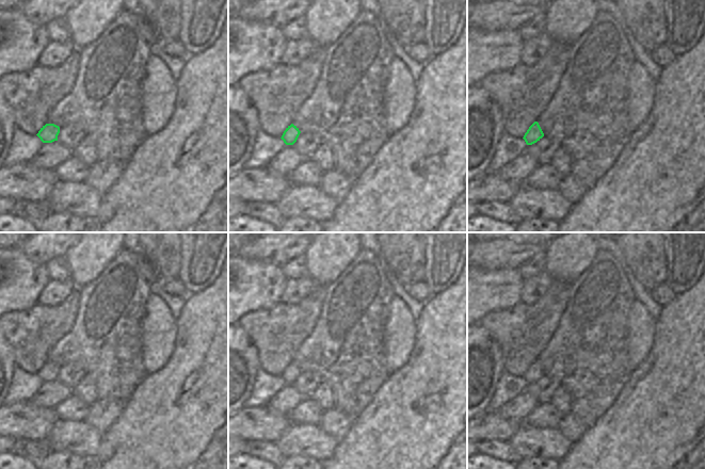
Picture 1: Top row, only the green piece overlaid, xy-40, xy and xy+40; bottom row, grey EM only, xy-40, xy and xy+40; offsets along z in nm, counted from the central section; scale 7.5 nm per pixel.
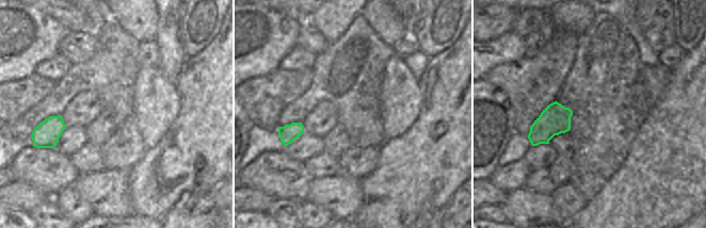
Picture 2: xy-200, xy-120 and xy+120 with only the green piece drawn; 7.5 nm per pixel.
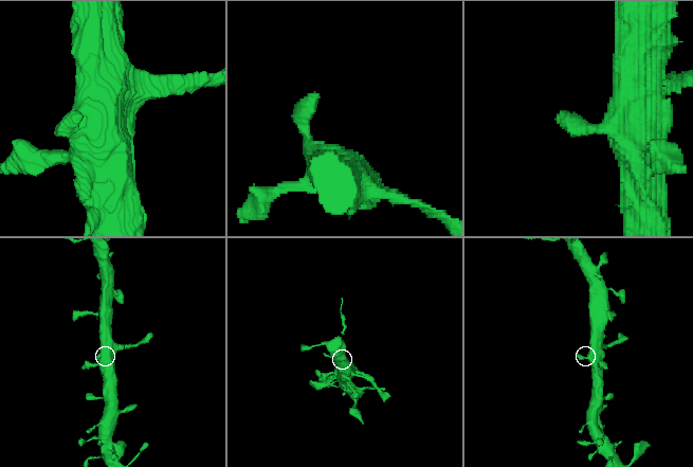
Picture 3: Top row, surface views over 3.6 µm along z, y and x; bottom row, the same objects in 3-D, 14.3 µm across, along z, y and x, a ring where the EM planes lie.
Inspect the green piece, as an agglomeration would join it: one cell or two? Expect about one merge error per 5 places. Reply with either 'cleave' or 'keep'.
keep

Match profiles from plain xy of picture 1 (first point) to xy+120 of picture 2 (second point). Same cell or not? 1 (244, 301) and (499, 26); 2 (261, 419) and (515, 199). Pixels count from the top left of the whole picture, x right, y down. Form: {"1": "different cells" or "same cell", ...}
{"1": "different cells", "2": "different cells"}

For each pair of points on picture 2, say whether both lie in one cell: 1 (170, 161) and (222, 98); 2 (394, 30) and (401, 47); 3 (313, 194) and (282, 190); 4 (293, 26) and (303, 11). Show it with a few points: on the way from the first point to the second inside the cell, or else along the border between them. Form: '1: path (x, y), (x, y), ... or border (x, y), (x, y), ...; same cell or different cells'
1: path (187, 148), (219, 115); same cell
2: border (406, 35), (391, 46); different cells
3: border (313, 178), (303, 198); different cells
4: border (282, 12), (304, 21); different cells

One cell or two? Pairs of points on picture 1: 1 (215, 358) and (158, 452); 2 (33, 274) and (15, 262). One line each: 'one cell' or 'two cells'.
1: one cell
2: one cell

